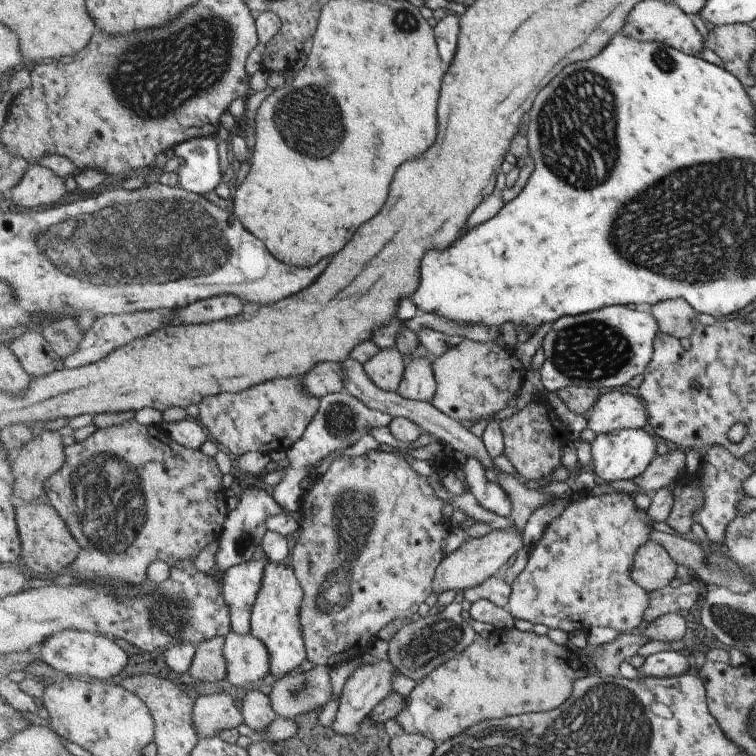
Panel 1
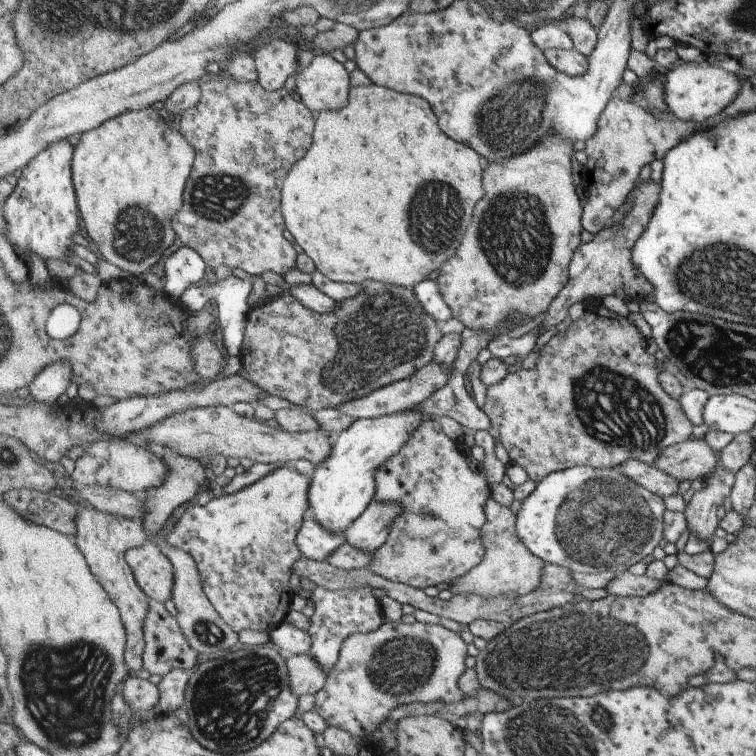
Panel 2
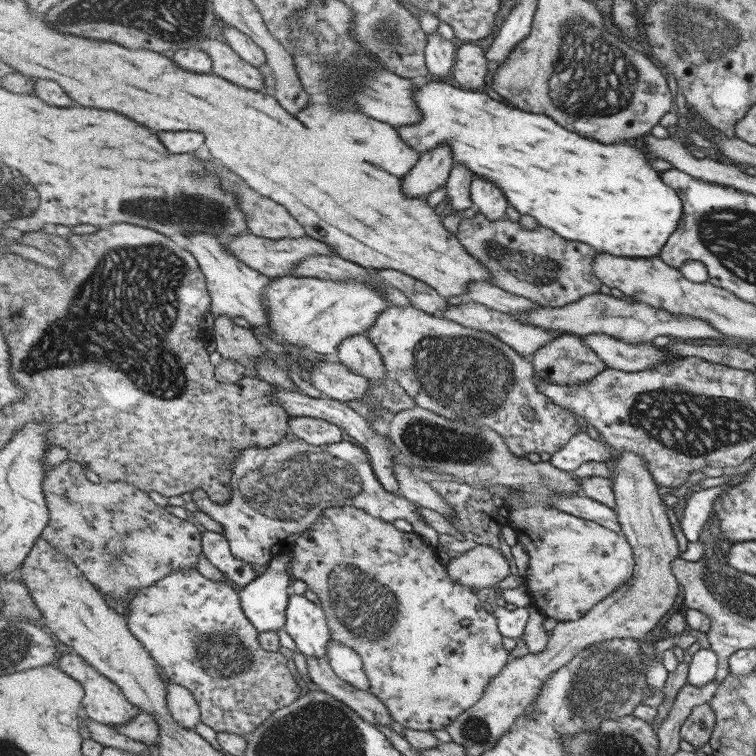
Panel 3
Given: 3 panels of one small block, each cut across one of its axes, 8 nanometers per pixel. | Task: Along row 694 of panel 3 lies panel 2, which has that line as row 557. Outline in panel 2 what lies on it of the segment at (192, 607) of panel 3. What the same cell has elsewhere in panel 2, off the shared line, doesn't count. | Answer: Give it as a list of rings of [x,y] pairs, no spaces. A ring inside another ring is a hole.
[[[292,464],[275,469],[255,484],[233,494],[210,499],[204,506],[188,508],[167,535],[167,543],[189,551],[198,562],[198,569],[215,610],[235,632],[245,629],[271,631],[285,622],[290,614],[292,591],[289,580],[293,568],[301,557],[297,540],[302,524],[310,514],[310,488],[312,477],[301,474]]]

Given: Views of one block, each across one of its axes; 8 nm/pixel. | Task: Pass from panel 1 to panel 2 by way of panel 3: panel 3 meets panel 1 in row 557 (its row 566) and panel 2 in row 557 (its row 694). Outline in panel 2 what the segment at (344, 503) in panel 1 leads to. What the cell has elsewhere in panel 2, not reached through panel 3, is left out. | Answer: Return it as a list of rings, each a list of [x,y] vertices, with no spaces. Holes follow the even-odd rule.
[[[428,418],[427,421],[416,429],[413,436],[407,441],[407,444],[399,451],[399,454],[389,459],[378,470],[376,474],[376,485],[378,489],[374,500],[379,502],[399,503],[404,508],[404,511],[393,523],[392,531],[390,532],[387,542],[375,552],[374,562],[369,566],[375,574],[396,583],[405,583],[406,585],[423,589],[427,588],[427,586],[434,586],[435,584],[449,584],[453,582],[456,578],[469,573],[470,570],[474,569],[483,560],[483,557],[485,557],[486,546],[482,541],[482,528],[487,522],[487,502],[489,502],[492,497],[492,482],[489,482],[487,479],[485,480],[483,476],[479,476],[479,474],[475,474],[475,472],[471,470],[471,466],[469,466],[469,462],[467,462],[467,456],[457,448],[457,445],[460,443],[460,440],[453,441],[445,434],[445,430],[441,428],[438,418]]]

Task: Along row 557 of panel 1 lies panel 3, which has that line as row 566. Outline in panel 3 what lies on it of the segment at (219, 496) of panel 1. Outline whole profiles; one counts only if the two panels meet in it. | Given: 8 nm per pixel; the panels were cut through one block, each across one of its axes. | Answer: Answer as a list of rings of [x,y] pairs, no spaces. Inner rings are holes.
[[[68,458],[49,471],[43,488],[50,508],[50,522],[42,536],[60,551],[66,551],[68,559],[75,562],[85,576],[111,600],[125,600],[129,598],[129,590],[149,588],[177,570],[197,568],[196,564],[204,554],[204,530],[199,524],[173,516],[167,508],[155,504],[147,492],[127,481],[90,482],[87,469]]]

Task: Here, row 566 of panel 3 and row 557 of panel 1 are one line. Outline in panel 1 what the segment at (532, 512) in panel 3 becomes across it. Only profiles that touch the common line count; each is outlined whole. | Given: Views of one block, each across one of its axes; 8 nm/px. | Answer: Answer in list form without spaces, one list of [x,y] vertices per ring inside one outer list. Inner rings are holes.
[[[617,491],[616,493],[606,493],[597,496],[581,496],[575,501],[571,501],[558,517],[551,520],[550,524],[545,528],[540,540],[531,547],[525,568],[518,574],[512,584],[512,595],[507,604],[509,612],[515,618],[528,620],[533,625],[544,624],[548,628],[562,629],[568,634],[576,633],[577,631],[589,632],[589,630],[599,627],[611,627],[620,633],[633,632],[635,628],[641,626],[644,614],[650,605],[648,590],[645,590],[639,583],[634,581],[634,558],[638,550],[641,549],[644,544],[647,544],[647,541],[651,540],[653,531],[653,520],[650,517],[648,509],[641,510],[637,508],[635,500],[629,494]]]

